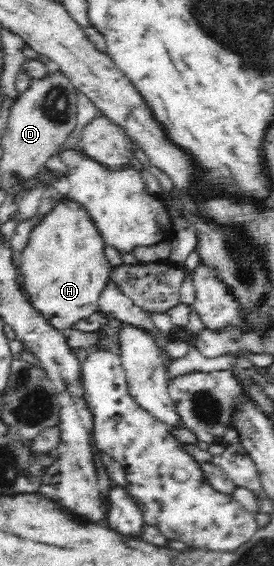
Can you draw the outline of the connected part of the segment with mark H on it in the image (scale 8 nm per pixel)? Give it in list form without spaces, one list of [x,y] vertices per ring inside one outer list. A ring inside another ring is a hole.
[[[68,195],[66,197],[67,199],[57,200],[53,210],[45,214],[41,218],[41,222],[37,222],[37,226],[31,230],[29,244],[21,252],[22,263],[19,266],[19,270],[23,274],[24,290],[30,298],[30,302],[48,319],[49,324],[59,330],[70,328],[79,320],[86,319],[98,311],[98,298],[108,285],[110,274],[114,269],[105,257],[103,248],[106,243],[90,214],[80,202],[68,198]]]

